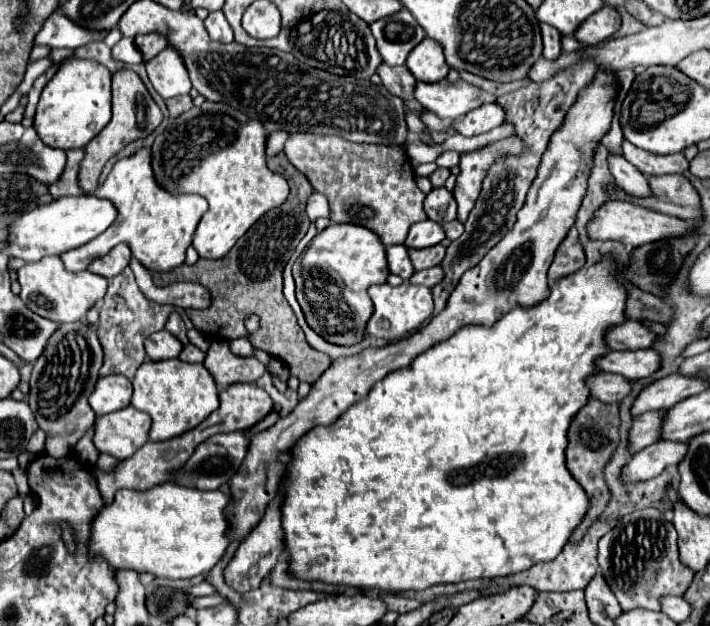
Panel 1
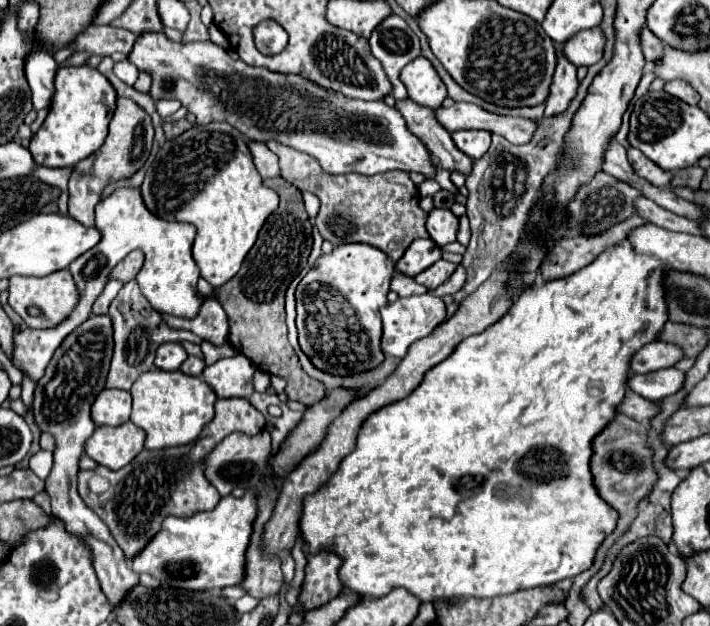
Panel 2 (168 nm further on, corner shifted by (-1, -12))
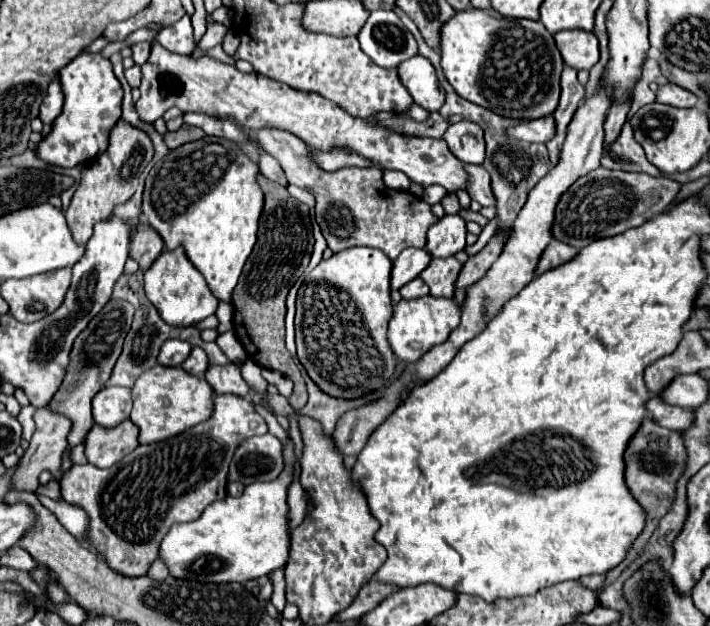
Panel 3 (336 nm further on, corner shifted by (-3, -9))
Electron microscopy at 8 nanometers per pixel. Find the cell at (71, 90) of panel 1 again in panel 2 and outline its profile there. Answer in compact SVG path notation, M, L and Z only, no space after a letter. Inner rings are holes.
M89 66L59 68L55 76L55 94L51 100L49 114L43 126L31 138L29 150L35 162L39 166L51 166L51 168L75 166L79 160L101 148L107 136L109 120L115 112L115 100L117 94L113 86L97 68Z

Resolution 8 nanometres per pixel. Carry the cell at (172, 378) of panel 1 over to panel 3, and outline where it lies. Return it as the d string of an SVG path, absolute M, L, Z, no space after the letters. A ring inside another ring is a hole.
M155 365L139 375L133 387L131 421L139 427L139 443L157 443L209 419L213 413L213 389L203 377L189 375L181 367Z

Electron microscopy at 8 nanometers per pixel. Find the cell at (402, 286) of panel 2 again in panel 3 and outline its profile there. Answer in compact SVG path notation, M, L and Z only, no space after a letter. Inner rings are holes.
M417 277L417 279L409 281L399 293L401 293L403 299L419 299L419 297L425 297L425 295L429 293L429 289L427 289L427 285Z

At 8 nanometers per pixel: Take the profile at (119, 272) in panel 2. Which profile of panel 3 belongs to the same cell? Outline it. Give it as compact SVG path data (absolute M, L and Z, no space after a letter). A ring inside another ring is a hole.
M141 223L133 235L129 255L139 263L141 269L149 269L151 263L161 255L161 251L163 239L159 237L159 233L149 223Z

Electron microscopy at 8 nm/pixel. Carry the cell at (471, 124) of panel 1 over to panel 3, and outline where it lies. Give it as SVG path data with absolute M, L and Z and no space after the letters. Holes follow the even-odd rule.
M471 121L453 123L443 133L443 139L459 161L471 163L471 165L483 163L485 141L483 141L483 129L477 123L471 123Z

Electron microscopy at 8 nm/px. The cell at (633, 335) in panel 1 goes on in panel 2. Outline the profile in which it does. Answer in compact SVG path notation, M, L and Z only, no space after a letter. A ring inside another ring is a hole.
M649 342L643 348L639 348L633 358L631 358L631 370L637 374L647 374L647 372L655 372L661 368L669 368L673 366L677 360L681 360L681 348L677 348L675 344L669 342Z

